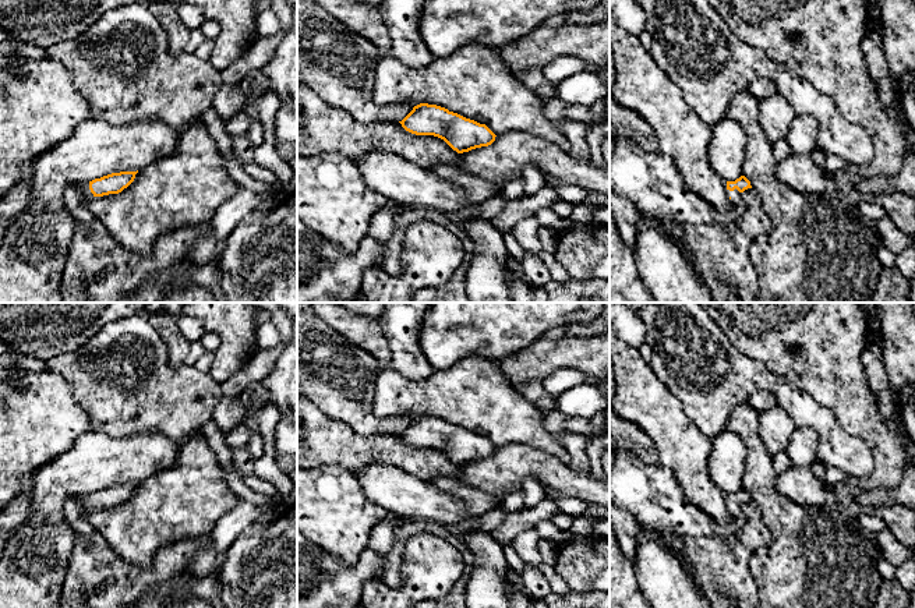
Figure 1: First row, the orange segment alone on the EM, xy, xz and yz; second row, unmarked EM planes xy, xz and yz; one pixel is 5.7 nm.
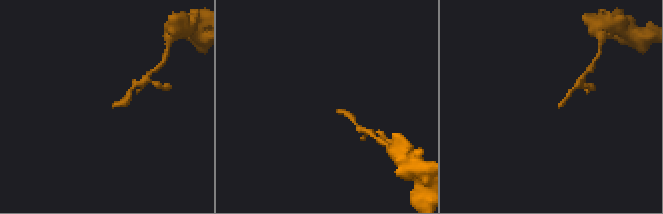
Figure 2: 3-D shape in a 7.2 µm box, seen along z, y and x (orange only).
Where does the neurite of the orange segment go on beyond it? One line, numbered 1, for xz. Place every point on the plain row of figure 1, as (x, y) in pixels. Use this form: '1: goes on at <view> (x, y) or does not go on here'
1: does not go on here

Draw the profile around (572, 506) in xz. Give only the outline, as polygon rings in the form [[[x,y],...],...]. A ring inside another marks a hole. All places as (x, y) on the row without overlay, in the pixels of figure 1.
[[[545,489],[545,498],[552,501],[561,513],[569,515],[573,519],[577,519],[589,512],[589,505],[580,499],[561,495],[557,491]]]

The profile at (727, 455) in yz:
[[[724,431],[711,439],[709,476],[725,494],[735,494],[742,488],[745,456],[746,448],[736,434]]]

